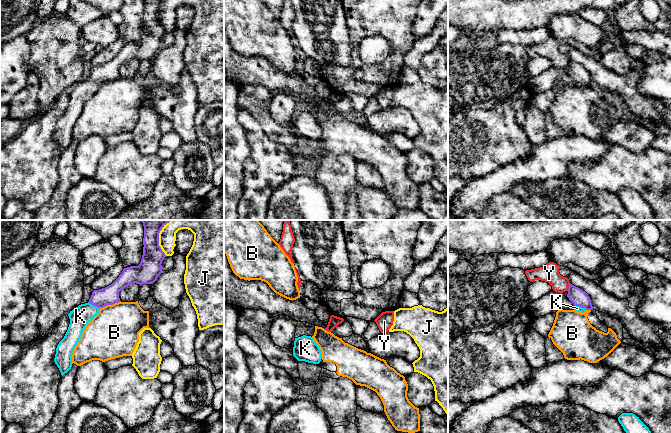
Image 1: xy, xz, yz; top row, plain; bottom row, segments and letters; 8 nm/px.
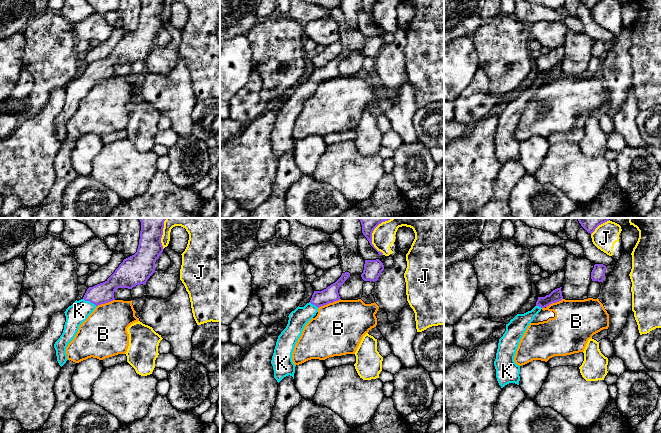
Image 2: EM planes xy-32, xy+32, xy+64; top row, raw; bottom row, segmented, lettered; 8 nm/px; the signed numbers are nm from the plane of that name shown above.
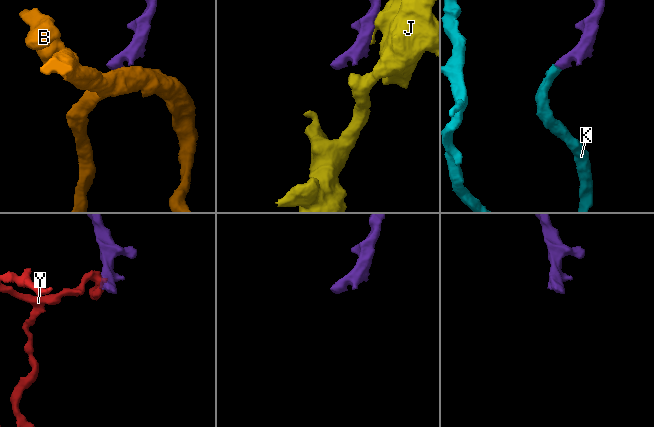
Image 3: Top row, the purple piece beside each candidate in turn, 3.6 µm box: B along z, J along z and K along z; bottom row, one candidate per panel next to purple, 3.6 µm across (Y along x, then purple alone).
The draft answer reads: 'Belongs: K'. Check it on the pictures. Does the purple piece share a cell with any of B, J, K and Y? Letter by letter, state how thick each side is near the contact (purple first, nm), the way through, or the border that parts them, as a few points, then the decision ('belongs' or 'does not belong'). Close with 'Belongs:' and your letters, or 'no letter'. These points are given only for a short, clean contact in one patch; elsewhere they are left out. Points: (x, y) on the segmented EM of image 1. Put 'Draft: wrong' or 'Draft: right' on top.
Draft: right
B: 150 nm thick on the purple side, 400 nm on the other; border along xy (120, 301), (100, 308); does not belong
J: 180 nm thick on the purple side, 140 nm on the other; does not belong
K: 150 nm thick on the purple side, 160 nm on the other; runs through xy (109, 295), (102, 297), (94, 305), (80, 316); belongs
Y: 140 nm thick on the purple side, 150 nm on the other; border along yz (570, 283), (566, 290); does not belong
Belongs: K

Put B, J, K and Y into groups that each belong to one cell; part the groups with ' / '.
B / J / K / Y

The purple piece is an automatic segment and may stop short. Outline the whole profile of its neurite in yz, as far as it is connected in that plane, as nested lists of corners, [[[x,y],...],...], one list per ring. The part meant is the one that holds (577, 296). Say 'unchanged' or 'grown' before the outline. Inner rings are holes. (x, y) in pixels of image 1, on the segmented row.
grown | [[[570,284],[567,297],[575,306],[574,310],[584,313],[586,310],[593,310],[591,299],[582,289]]]

